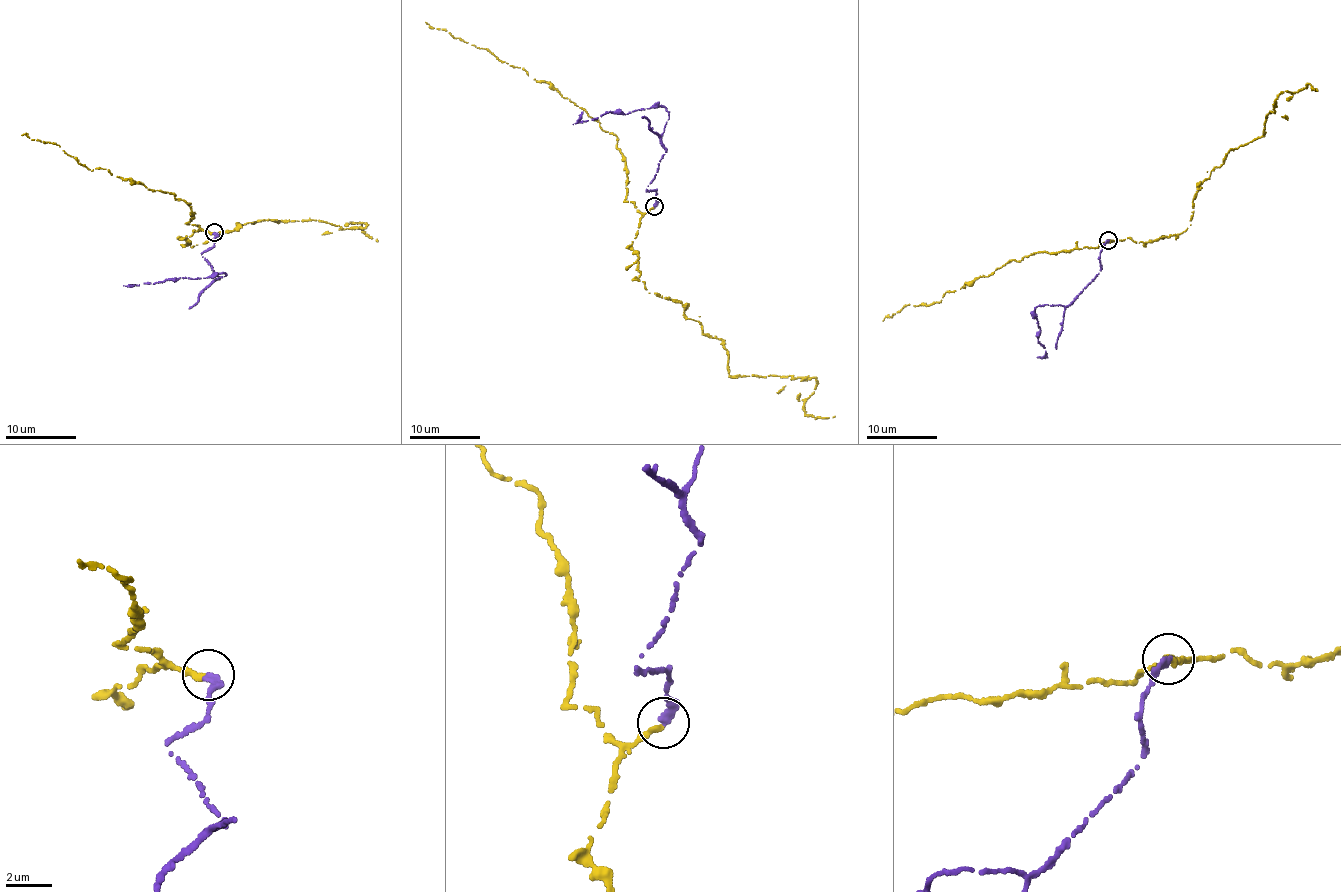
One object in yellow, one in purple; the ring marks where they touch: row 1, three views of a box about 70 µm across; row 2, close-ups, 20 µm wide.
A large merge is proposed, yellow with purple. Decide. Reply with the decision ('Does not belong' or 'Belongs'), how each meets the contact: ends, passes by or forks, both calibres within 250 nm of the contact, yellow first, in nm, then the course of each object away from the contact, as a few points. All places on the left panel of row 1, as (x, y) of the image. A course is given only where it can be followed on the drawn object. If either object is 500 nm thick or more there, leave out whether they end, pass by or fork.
Does not belong. At the ring yellow ends. At the ring purple ends. Thickness 280 nm (yellow) against 340 nm. Course of yellow: (214, 233), (198, 229), (187, 246), (239, 223), (313, 219), (342, 229), (365, 223), (352, 223), (378, 241). Course of purple: (214, 233), (214, 244), (202, 253), (202, 257), (219, 277), (214, 280), (225, 276), (182, 277), (123, 285)

